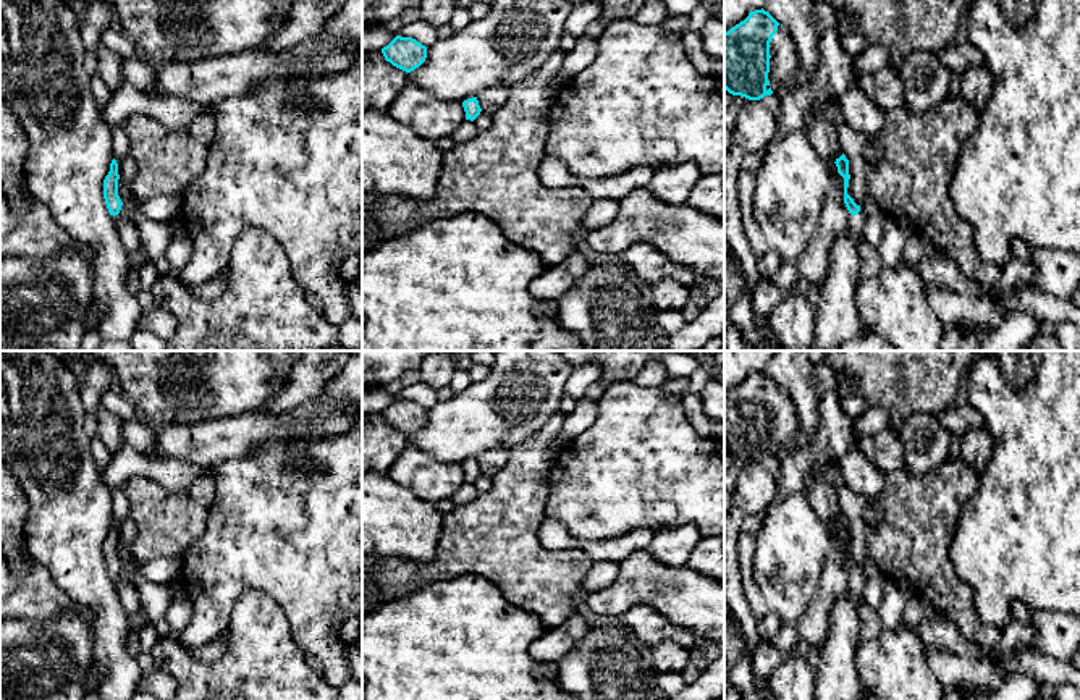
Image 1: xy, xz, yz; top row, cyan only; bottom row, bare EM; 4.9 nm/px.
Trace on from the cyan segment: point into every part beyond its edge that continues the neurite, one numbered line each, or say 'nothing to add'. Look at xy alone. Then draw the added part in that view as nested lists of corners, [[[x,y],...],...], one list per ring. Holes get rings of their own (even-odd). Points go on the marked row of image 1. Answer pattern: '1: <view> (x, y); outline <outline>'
1: xy (126, 230); outline [[[120,213],[118,215],[112,215],[115,225],[116,225],[116,231],[118,236],[124,246],[124,249],[128,252],[136,252],[141,247],[141,239],[139,239],[139,233],[137,228],[133,221],[123,218]]]

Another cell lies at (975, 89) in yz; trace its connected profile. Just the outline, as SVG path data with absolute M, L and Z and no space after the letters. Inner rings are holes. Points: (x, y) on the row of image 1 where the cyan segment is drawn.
M986 65L973 66L962 74L960 97L978 113L986 107L991 92L993 79Z

